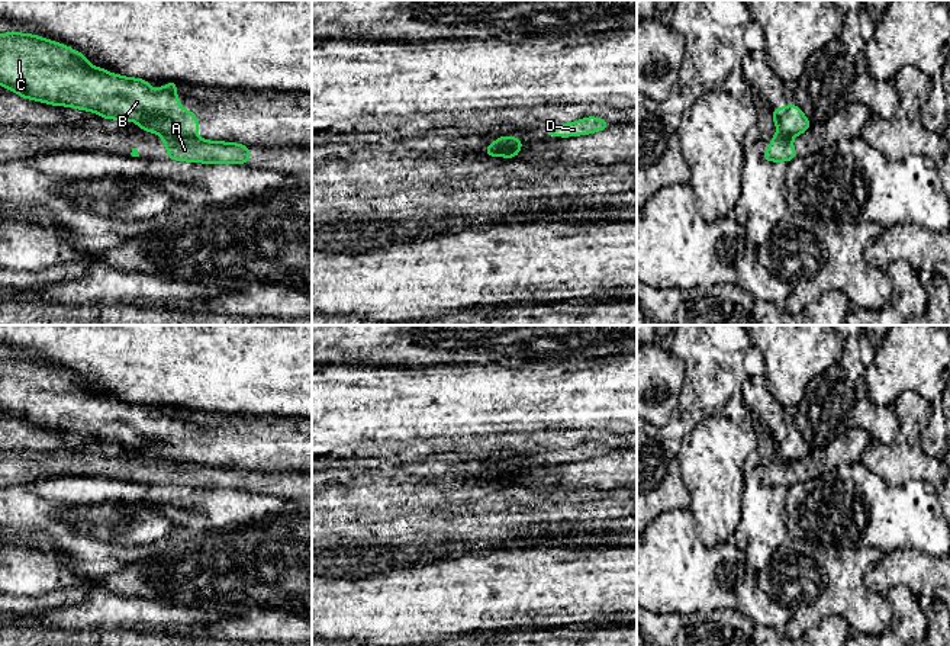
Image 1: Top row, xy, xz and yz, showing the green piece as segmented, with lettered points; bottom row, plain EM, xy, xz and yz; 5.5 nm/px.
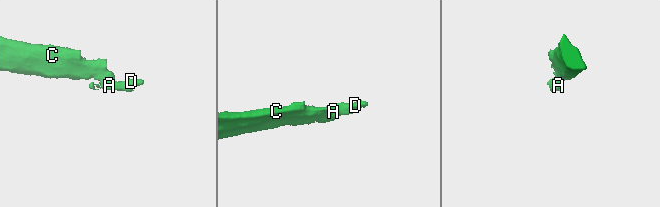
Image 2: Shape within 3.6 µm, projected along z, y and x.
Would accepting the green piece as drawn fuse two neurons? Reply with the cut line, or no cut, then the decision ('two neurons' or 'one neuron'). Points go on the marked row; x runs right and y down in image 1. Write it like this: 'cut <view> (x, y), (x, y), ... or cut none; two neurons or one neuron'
cut xy (161, 134), (192, 135), (195, 138); two neurons

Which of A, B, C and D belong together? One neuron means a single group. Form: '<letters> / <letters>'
A D / B C

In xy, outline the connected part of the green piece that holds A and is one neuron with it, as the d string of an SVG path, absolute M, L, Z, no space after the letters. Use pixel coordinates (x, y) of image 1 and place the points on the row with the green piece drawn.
M161 135L161 142L168 148L167 158L174 161L247 164L251 160L251 151L244 144L173 135Z

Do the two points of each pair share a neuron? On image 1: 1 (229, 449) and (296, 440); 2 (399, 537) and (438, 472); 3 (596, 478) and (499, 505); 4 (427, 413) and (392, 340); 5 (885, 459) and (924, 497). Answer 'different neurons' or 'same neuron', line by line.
1: same neuron
2: same neuron
3: different neurons
4: different neurons
5: different neurons

